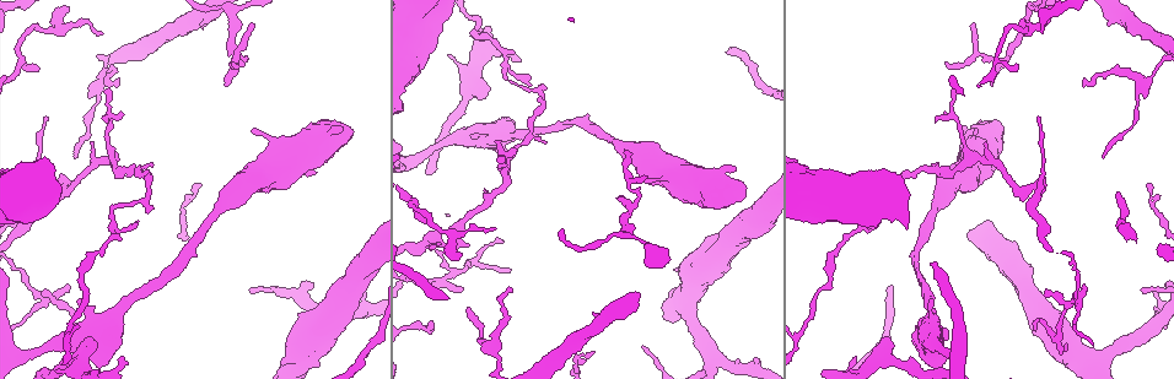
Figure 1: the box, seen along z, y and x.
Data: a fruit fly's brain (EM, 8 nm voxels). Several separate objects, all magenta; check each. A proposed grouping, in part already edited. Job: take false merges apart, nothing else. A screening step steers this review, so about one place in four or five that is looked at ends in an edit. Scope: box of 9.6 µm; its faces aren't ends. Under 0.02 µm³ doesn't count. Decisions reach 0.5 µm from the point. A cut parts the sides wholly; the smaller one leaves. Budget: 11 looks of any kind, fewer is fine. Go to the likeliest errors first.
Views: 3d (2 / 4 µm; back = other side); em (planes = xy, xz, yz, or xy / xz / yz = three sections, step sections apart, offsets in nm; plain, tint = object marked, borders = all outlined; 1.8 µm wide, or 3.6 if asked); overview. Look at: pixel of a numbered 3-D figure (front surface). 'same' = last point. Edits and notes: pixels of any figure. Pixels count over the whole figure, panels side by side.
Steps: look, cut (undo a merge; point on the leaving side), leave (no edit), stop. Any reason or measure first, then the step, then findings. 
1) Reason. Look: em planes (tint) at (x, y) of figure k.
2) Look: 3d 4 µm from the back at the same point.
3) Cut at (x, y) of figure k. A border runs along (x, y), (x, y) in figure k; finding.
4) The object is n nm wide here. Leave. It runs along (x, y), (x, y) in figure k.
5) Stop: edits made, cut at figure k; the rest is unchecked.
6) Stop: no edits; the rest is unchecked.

Look: em planes (plain) at (439, 279) of figure 1.

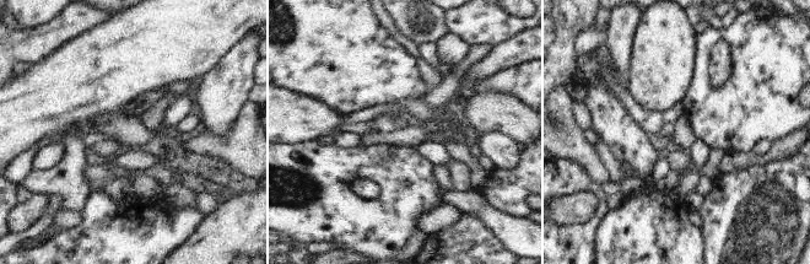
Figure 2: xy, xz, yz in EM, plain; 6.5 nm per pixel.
Look: em planes (borders) at the same point.

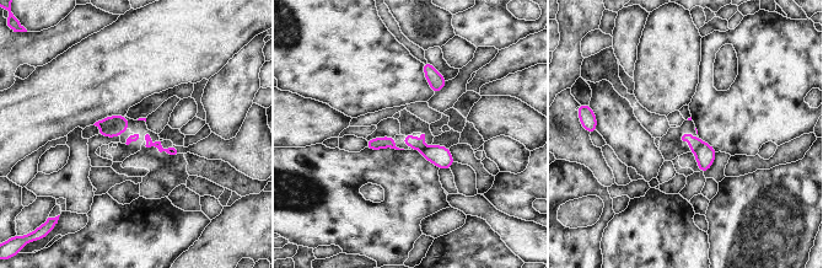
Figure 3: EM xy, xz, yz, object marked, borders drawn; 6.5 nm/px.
Cut at (693, 143) of figure 3. A border runs along (702, 141), (694, 153) in figure 3; a second neuron is stuck on.

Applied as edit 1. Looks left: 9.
Abrupt turn. Look: em planes (tint) at (1148, 79) of figure 1.

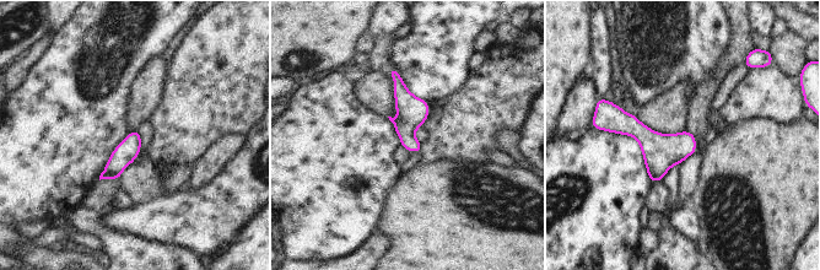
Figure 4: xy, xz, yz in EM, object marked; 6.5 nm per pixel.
Leave. One neuron here.

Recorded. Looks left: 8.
Stop: edits made, cut at figure 3; the rest is unchecked.

